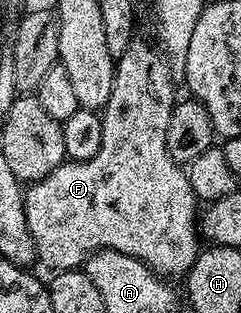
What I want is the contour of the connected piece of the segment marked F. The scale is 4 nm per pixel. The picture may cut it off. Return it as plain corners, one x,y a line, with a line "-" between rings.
134,38
131,46
127,46
126,52
115,60
115,71
113,74
113,85
111,86
111,98
105,103
100,113
101,125
103,126
103,142
99,142
99,150
95,158
90,160
66,159
64,164
59,165
51,174
47,174
42,180
32,181
24,189
25,194
25,217
27,218
27,230
35,242
37,260
45,263
47,267
57,272
77,270
84,265
90,253
97,252
103,248
119,250
119,254
127,254
139,262
143,262
151,271
162,278
184,277
185,273
195,262
199,251
199,201
197,195
191,190
191,182
186,169
173,161
167,154
167,122
171,122
175,95
173,96
173,80
175,74
170,71
168,61
158,49
153,50
147,41

